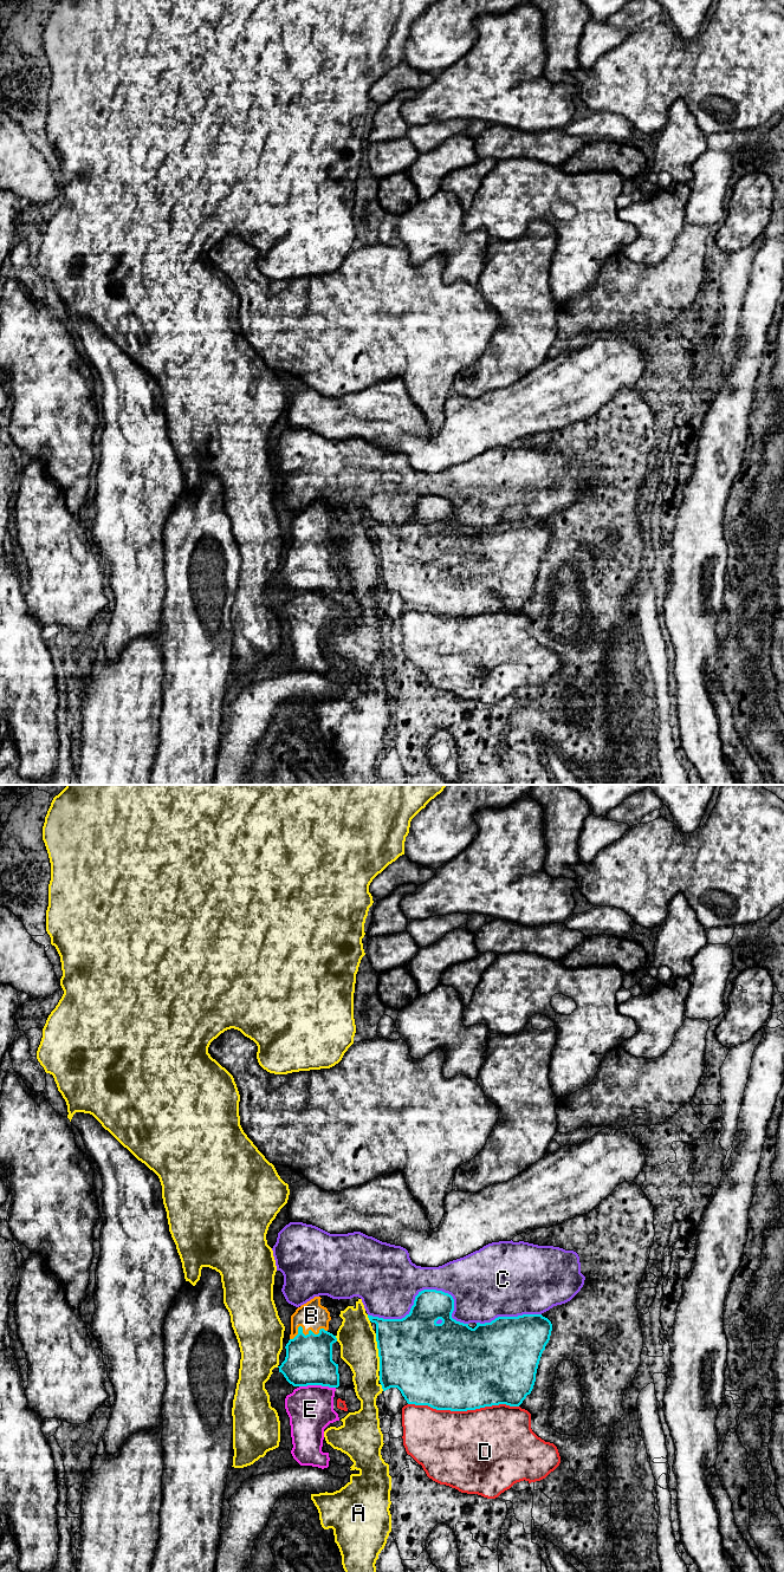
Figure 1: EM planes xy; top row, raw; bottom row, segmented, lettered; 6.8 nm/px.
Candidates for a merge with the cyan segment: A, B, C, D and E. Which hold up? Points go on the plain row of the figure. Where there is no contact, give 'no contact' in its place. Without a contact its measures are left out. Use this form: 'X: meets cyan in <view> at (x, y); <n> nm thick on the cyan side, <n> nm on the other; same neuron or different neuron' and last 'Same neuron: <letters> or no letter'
A: meets cyan in xy at (378, 558); 500 nm thick on the cyan side, 260 nm on the other; different neuron
B: meets cyan in xy at (303, 539); 320 nm thick on the cyan side, 190 nm on the other; same neuron
C: meets cyan in xy at (423, 495); 220 nm thick on the cyan side, 420 nm on the other; different neuron
D: meets cyan in xy at (464, 616); 500 nm thick on the cyan side, 500 nm on the other; different neuron
E: meets cyan in xy at (317, 590); 320 nm thick on the cyan side, 300 nm on the other; different neuron
Same neuron: B

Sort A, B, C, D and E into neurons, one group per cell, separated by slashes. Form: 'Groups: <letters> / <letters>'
Groups: A / B / C / D E

